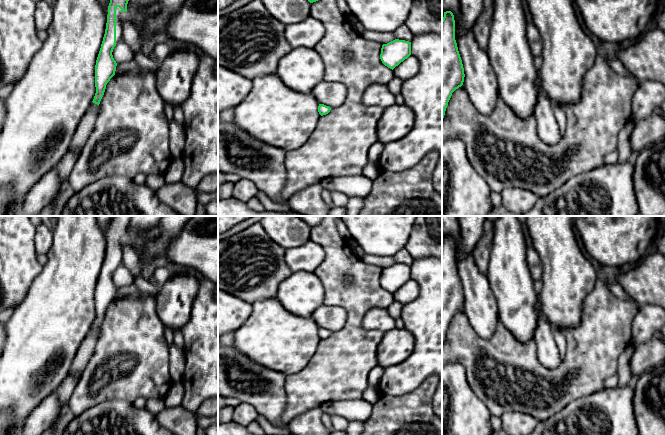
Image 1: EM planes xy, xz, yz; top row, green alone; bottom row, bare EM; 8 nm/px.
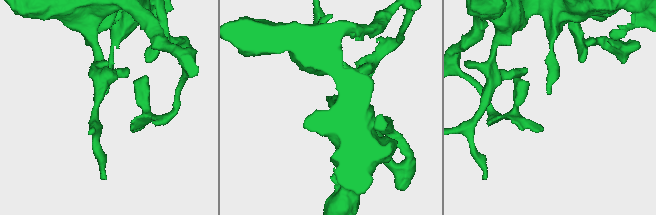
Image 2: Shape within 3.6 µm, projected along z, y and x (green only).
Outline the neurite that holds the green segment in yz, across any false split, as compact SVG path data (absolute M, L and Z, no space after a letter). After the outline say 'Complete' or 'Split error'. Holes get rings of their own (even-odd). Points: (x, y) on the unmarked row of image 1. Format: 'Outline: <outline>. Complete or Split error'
Outline: M451 235L442 243L442 343L452 317L464 306L464 292L455 264L455 244Z. Complete

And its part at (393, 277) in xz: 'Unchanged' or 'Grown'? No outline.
Unchanged

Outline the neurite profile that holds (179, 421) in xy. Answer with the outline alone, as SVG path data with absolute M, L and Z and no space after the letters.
M206 399L196 413L188 411L182 405L164 408L156 416L158 423L174 435L197 435L197 418L200 414L215 415L218 413L218 399Z

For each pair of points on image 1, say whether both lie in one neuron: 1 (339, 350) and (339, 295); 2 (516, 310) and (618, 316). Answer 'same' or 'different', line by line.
1: same
2: different

